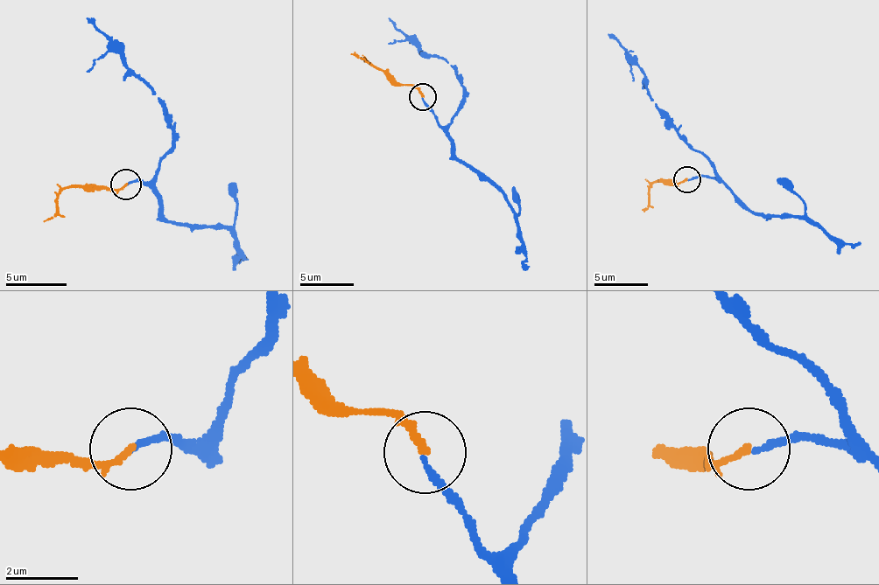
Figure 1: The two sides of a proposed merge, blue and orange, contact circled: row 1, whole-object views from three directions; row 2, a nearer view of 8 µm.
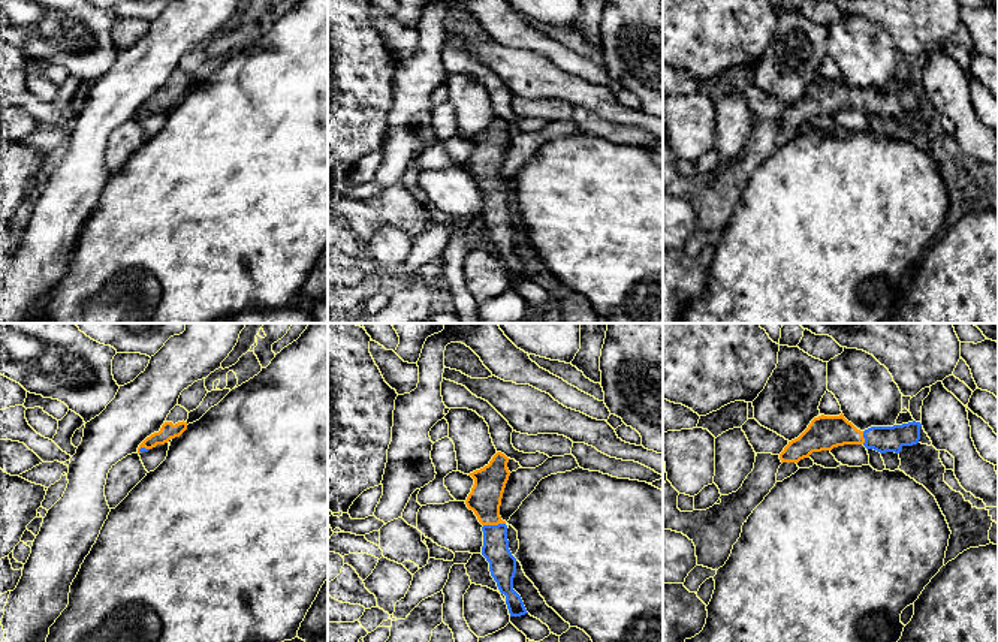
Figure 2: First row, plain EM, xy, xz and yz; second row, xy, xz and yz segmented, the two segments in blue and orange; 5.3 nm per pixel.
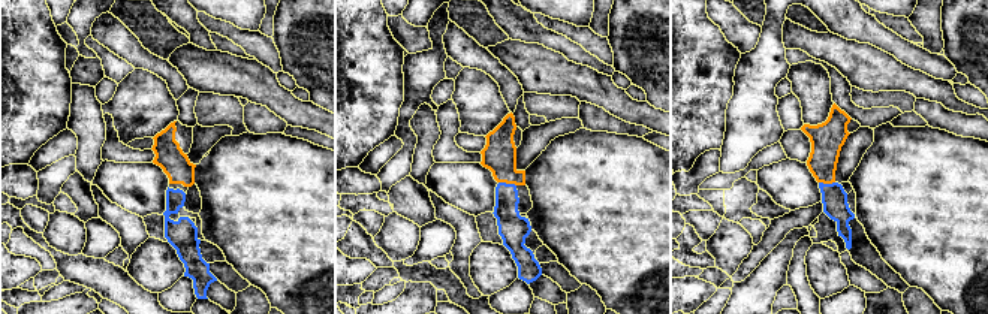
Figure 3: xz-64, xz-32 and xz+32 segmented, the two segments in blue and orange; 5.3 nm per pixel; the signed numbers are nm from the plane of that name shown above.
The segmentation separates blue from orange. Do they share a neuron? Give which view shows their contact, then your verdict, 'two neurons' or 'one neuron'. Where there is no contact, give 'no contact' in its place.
contact in xz; one neuron

